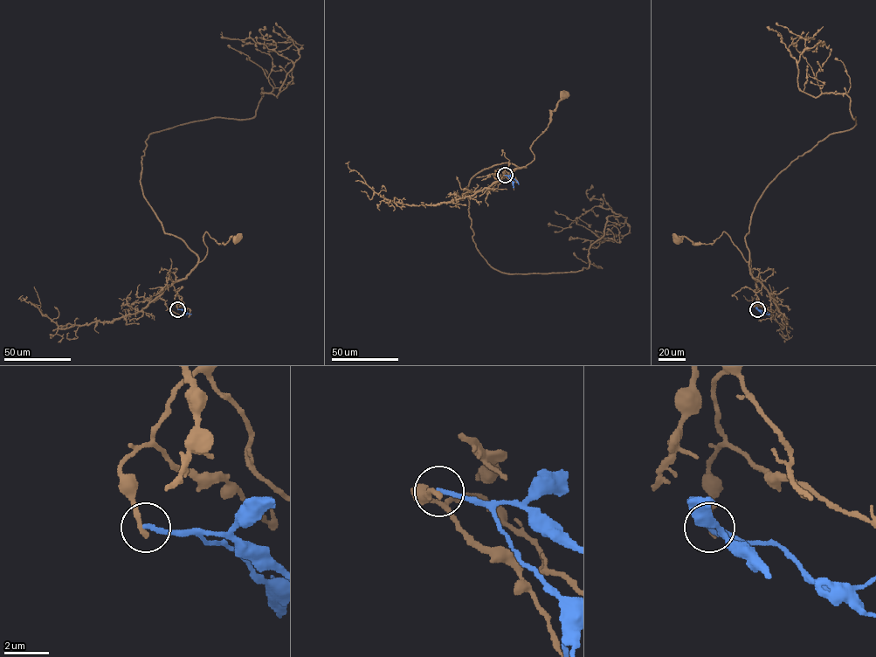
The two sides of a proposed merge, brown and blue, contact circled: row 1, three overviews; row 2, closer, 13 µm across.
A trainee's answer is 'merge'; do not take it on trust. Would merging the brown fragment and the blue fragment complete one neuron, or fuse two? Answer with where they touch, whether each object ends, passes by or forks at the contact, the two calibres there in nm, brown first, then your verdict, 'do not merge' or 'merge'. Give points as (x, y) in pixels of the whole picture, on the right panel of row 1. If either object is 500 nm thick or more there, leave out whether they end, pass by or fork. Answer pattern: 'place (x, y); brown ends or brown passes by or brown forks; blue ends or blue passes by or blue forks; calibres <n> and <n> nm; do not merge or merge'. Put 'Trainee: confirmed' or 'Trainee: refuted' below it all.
place (757, 309); brown ends; blue ends; calibres 260 and 200 nm; do not merge
Trainee: refuted

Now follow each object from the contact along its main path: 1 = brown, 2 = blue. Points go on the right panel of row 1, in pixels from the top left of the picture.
1: (757, 309), (755, 293), (762, 284), (726, 232), (707, 244), (676, 238)
2: (757, 309), (769, 314)

